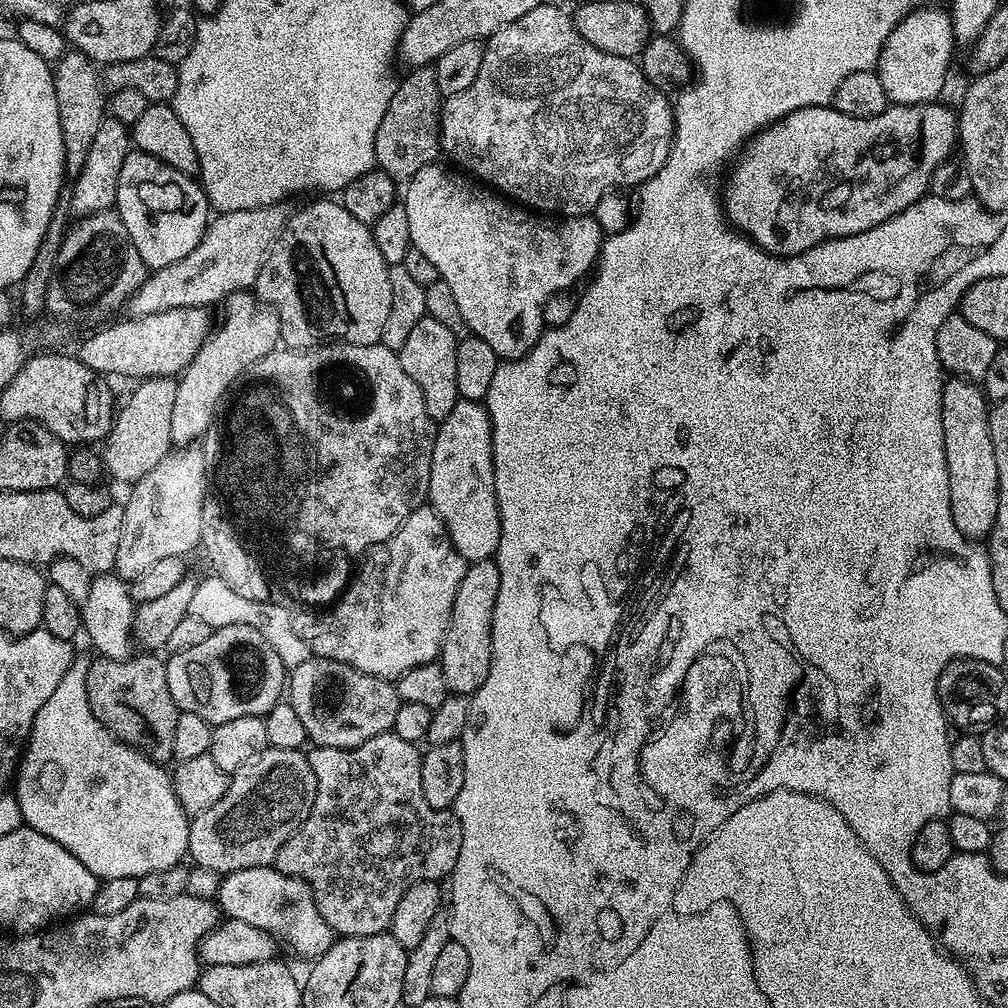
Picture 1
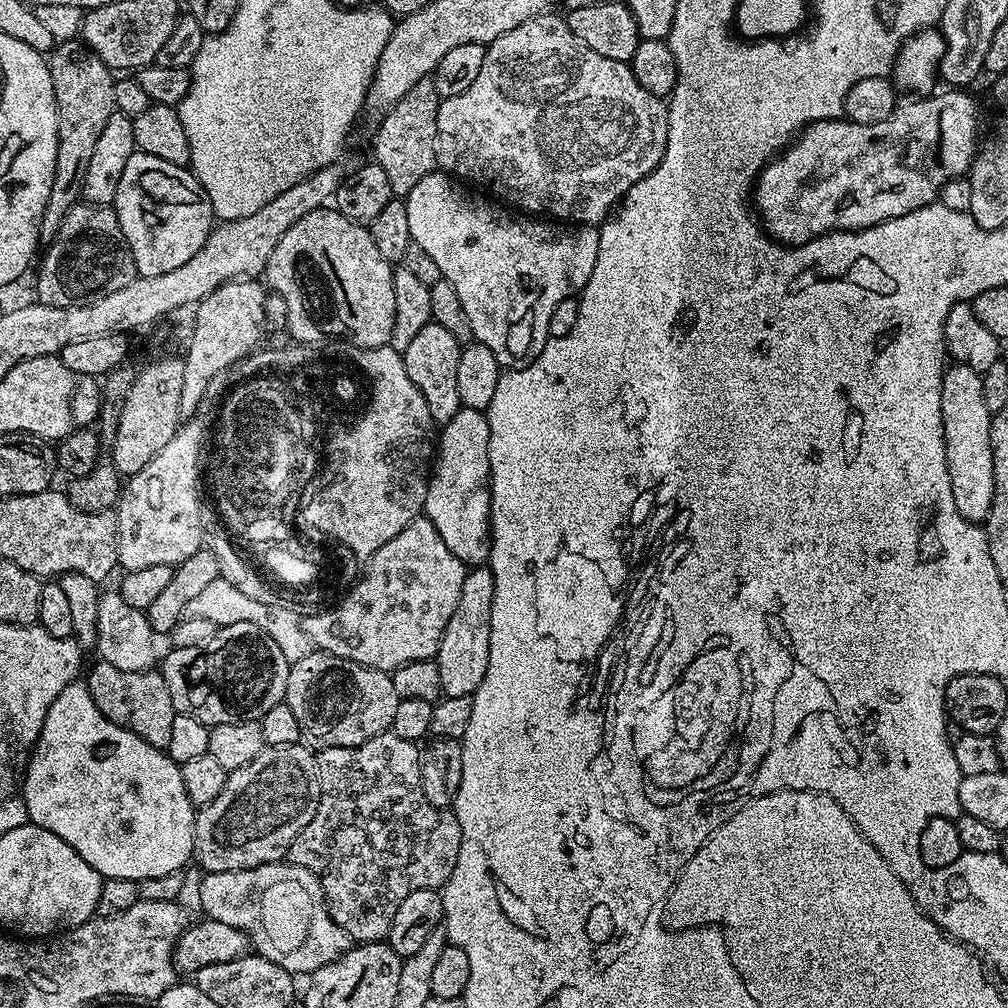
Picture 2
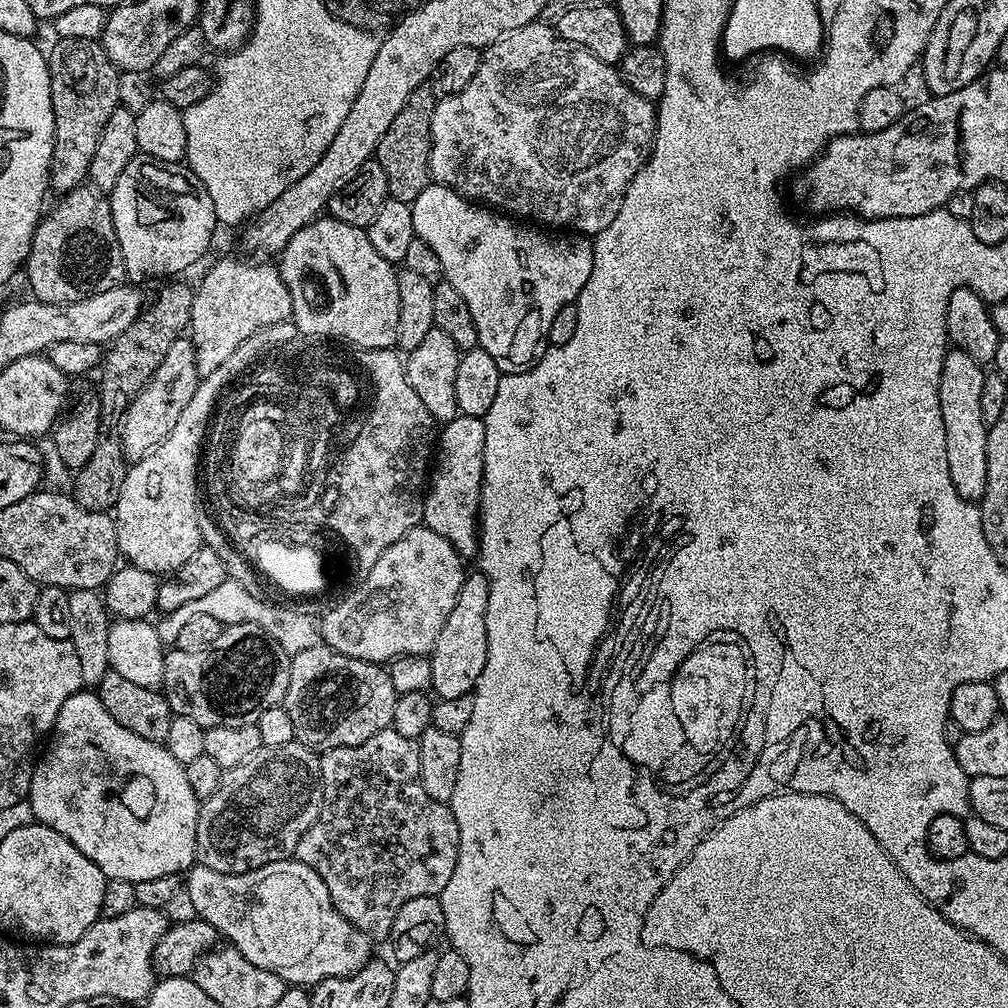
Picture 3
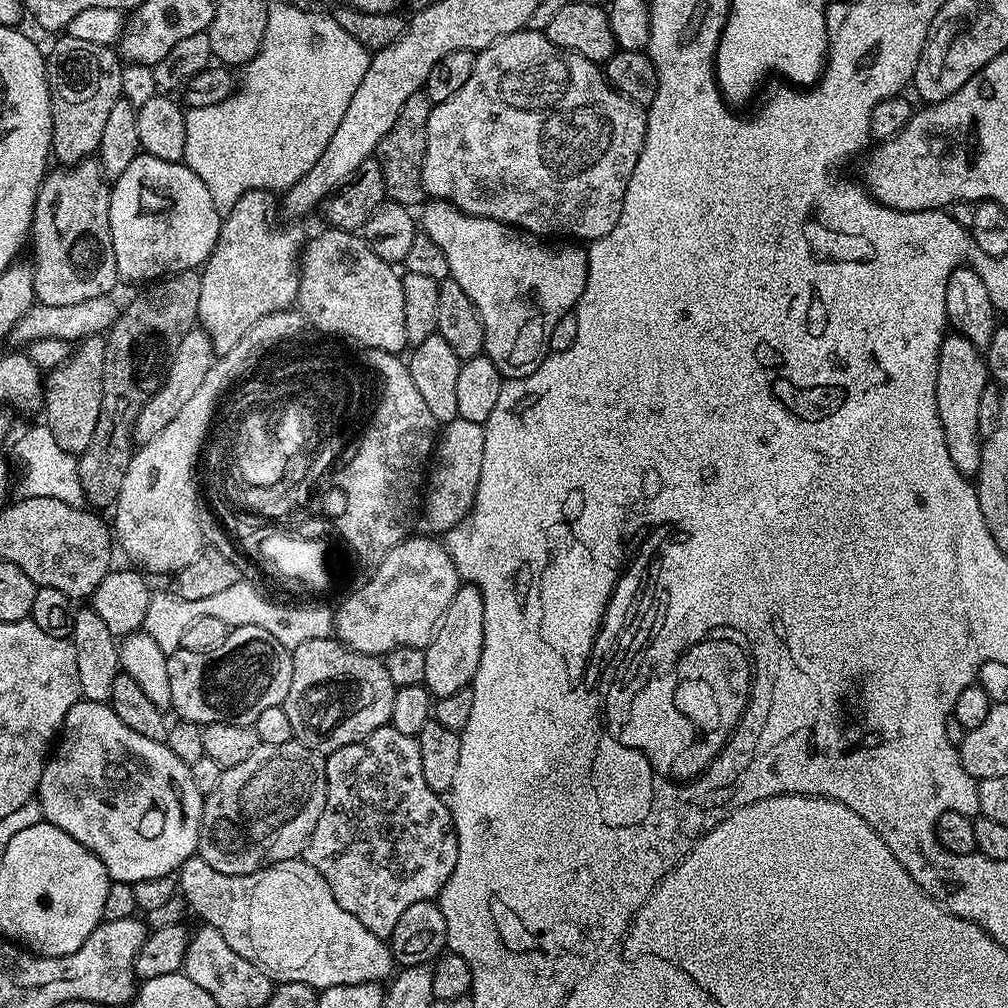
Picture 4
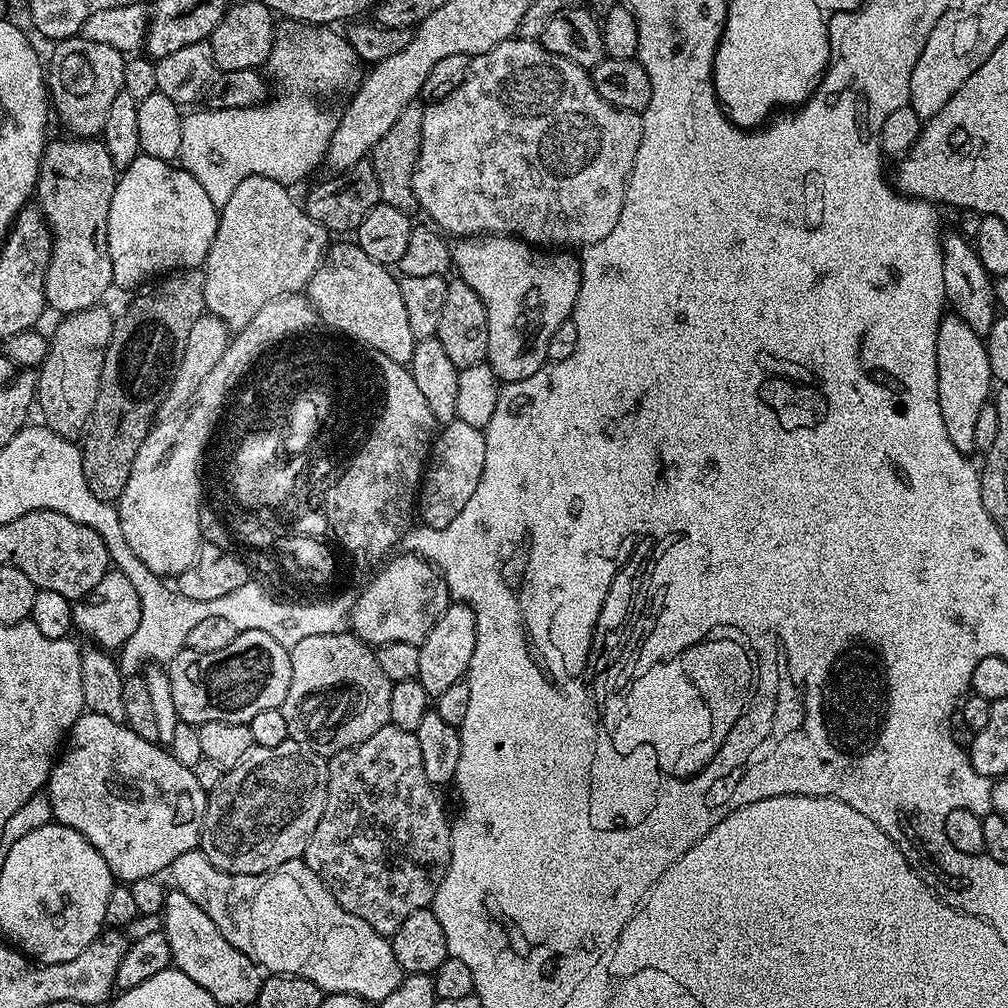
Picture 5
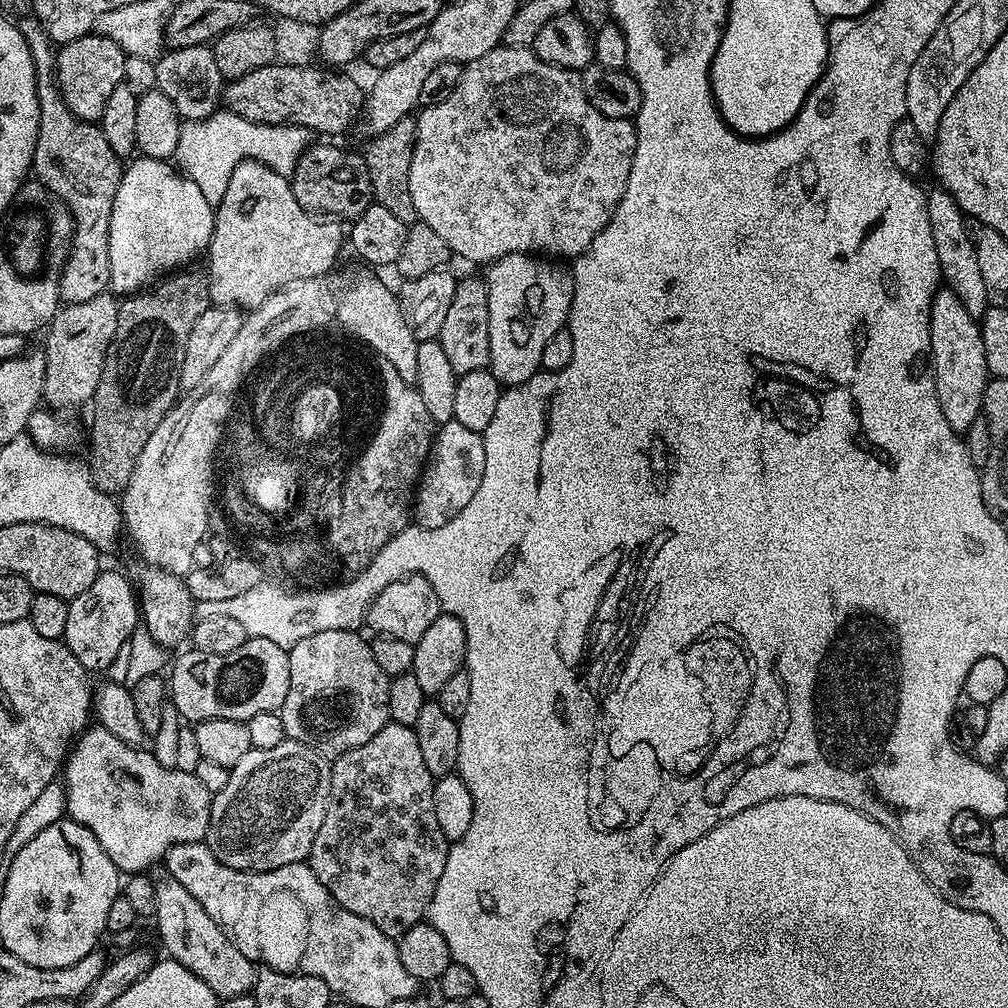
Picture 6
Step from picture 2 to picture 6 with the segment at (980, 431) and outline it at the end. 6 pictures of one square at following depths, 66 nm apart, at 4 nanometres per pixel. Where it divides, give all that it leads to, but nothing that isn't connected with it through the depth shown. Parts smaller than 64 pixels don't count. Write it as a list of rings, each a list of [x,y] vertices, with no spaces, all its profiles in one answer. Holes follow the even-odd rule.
[[[946,286],[937,287],[932,298],[932,309],[928,315],[928,351],[930,353],[930,372],[936,382],[938,406],[942,406],[942,414],[946,422],[956,433],[967,433],[968,427],[981,415],[980,399],[984,396],[984,386],[990,379],[986,366],[986,358],[982,350],[980,325],[977,317],[972,316],[962,306],[962,302]]]

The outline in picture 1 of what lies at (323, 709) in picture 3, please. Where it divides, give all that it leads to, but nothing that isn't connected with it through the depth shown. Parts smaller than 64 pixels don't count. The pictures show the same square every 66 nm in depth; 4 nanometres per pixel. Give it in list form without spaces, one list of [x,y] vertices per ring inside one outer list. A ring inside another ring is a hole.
[[[314,655],[302,662],[302,666],[291,669],[286,680],[286,700],[294,706],[309,741],[318,748],[357,748],[378,734],[391,732],[401,705],[393,681],[362,674],[362,670],[346,666],[346,662],[334,662],[330,658]]]

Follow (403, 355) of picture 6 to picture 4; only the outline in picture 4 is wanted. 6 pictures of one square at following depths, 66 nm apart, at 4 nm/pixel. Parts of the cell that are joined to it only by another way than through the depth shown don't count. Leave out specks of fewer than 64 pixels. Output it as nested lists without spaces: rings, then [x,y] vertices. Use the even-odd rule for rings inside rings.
[[[325,227],[323,231],[313,240],[311,237],[300,253],[300,281],[296,295],[299,315],[303,319],[305,316],[316,327],[313,329],[317,333],[355,342],[361,348],[403,353],[409,343],[406,314],[402,311],[401,273],[378,258],[363,235],[341,228]]]

